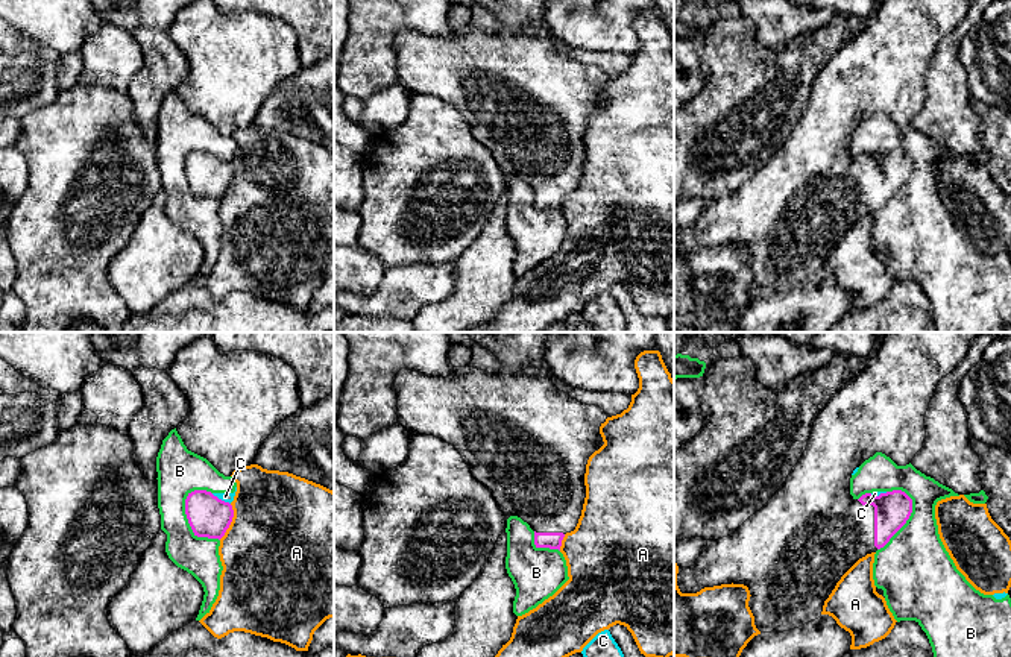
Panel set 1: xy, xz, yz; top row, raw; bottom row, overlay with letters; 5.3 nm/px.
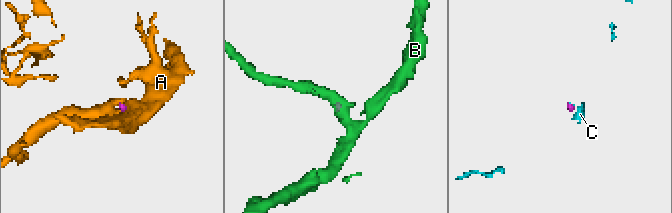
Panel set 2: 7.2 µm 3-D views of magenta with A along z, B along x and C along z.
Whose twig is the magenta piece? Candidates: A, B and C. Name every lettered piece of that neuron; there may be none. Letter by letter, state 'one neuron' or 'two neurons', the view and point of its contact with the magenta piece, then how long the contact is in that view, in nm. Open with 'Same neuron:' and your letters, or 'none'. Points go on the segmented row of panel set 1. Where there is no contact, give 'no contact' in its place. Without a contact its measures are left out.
Same neuron: none
A: two neurons; contact xy (231, 521); length 200 nm
B: two neurons; contact xy (190, 525); length 300 nm
C: two neurons; contact xy (220, 499); length 120 nm

